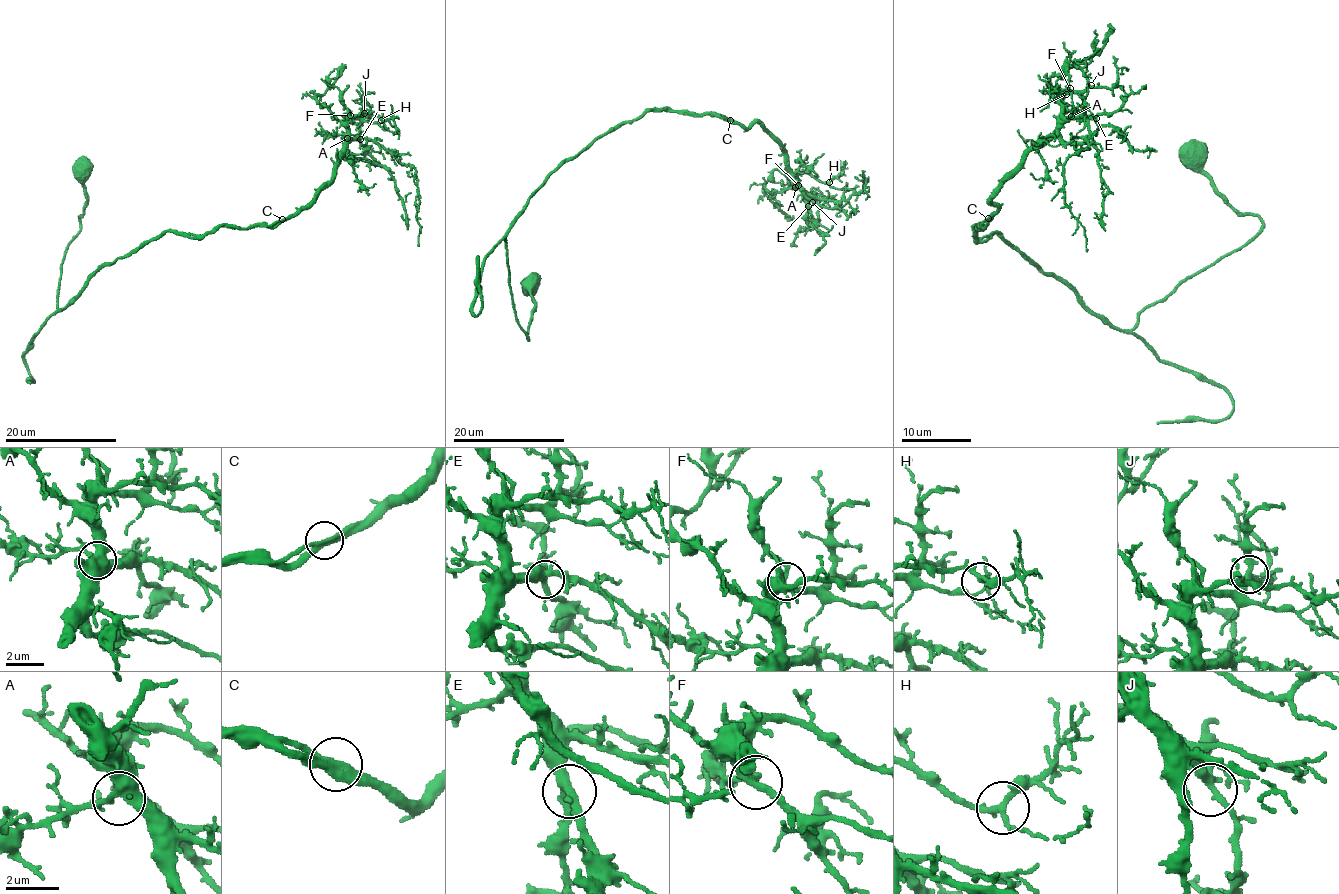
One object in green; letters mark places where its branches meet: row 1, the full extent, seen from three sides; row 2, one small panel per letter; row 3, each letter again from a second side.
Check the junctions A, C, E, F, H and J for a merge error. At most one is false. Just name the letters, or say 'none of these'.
none of these

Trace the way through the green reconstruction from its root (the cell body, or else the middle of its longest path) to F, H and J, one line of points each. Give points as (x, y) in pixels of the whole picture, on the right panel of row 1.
F: (1193, 156), (1263, 227), (1118, 330), (998, 233), (976, 238), (997, 210), (995, 191), (1056, 128), (1070, 88)
H: (1193, 156), (1263, 227), (1118, 330), (998, 233), (976, 238), (995, 191), (1056, 128), (1054, 88), (1066, 94)
J: (1193, 156), (1263, 227), (1129, 330), (998, 233), (976, 238), (995, 191), (1056, 128), (1061, 99), (1091, 85)

